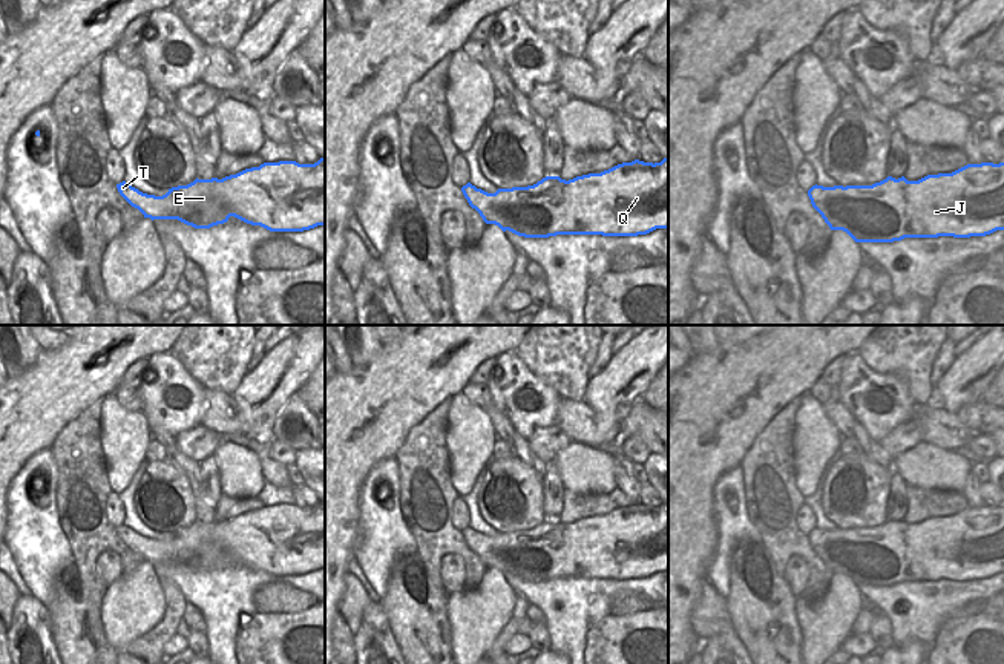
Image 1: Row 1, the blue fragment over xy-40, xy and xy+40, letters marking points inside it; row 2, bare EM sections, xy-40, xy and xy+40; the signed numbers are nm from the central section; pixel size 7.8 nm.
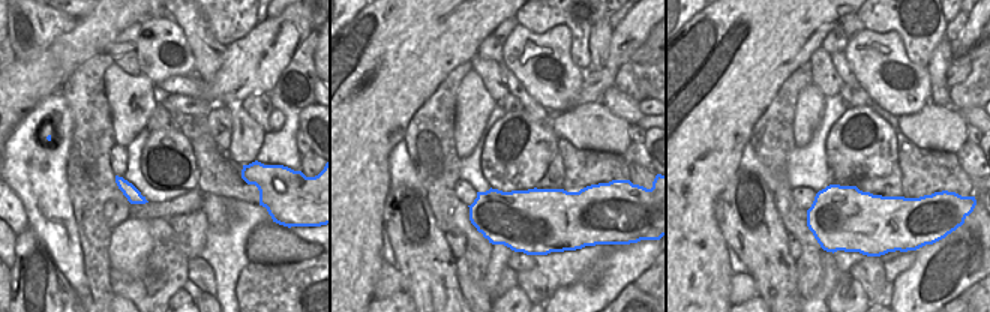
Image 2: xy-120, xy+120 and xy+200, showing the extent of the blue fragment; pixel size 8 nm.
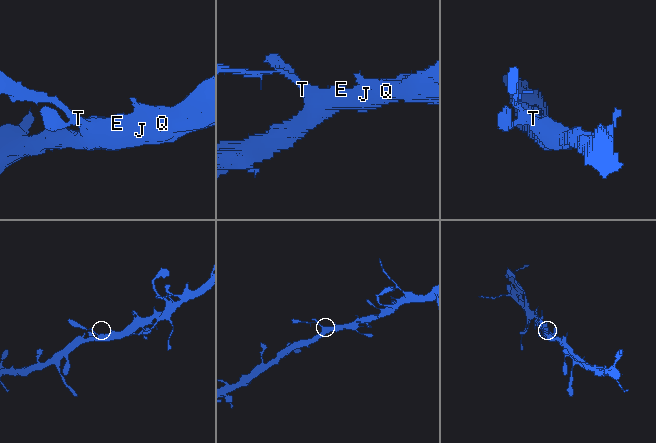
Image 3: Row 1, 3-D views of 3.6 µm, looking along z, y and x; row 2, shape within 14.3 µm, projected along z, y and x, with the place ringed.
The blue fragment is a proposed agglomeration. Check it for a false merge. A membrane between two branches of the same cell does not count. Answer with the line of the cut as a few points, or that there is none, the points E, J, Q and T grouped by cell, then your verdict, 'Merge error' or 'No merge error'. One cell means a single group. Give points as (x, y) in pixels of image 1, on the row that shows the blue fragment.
No split. Groups: E J Q T. No merge error

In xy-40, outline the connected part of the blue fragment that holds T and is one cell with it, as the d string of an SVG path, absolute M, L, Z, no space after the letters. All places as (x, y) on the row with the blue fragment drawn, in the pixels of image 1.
M325 158L314 164L296 161L264 163L222 179L195 179L187 186L169 189L162 196L147 195L123 181L120 195L144 218L178 219L195 228L210 228L235 216L270 232L303 232L325 225Z

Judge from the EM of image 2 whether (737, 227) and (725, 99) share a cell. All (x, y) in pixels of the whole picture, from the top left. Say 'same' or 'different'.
different

